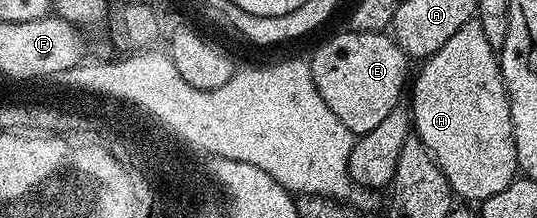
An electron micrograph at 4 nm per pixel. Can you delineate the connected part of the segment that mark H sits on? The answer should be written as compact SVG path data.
M475 17L466 21L435 54L418 67L421 68L417 76L411 79L412 130L443 169L454 196L458 200L480 201L495 197L495 193L503 193L503 189L507 189L507 185L511 185L519 175L517 150L511 125L509 94L505 88L505 78L501 76L501 61L498 52L493 51L487 42L480 21Z

